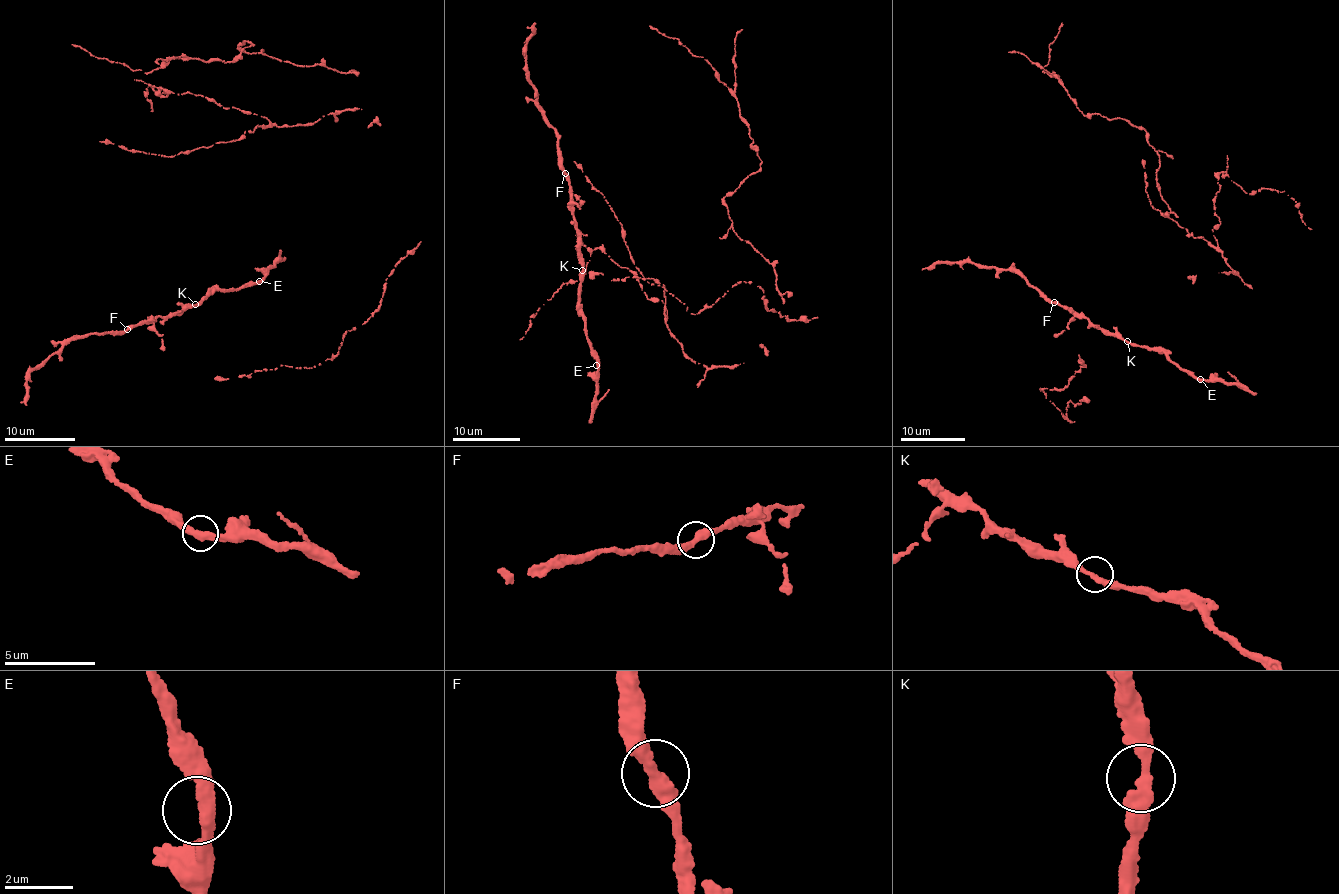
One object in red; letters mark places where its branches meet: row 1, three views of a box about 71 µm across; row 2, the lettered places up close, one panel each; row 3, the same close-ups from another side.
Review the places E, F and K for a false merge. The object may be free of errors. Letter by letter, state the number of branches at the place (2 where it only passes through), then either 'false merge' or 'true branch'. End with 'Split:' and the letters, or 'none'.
E: 2 branches meet; true branch
F: 2 branches meet; true branch
K: 2 branches meet; true branch
Split: none

